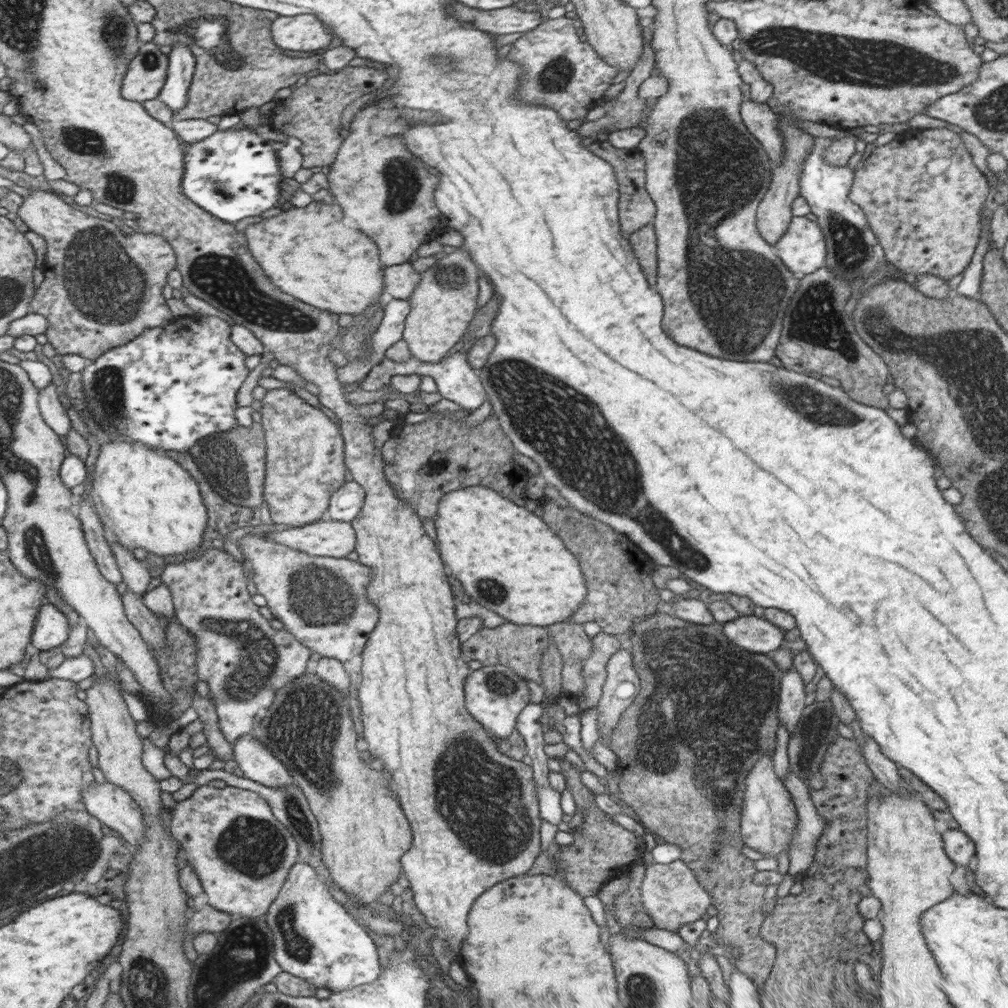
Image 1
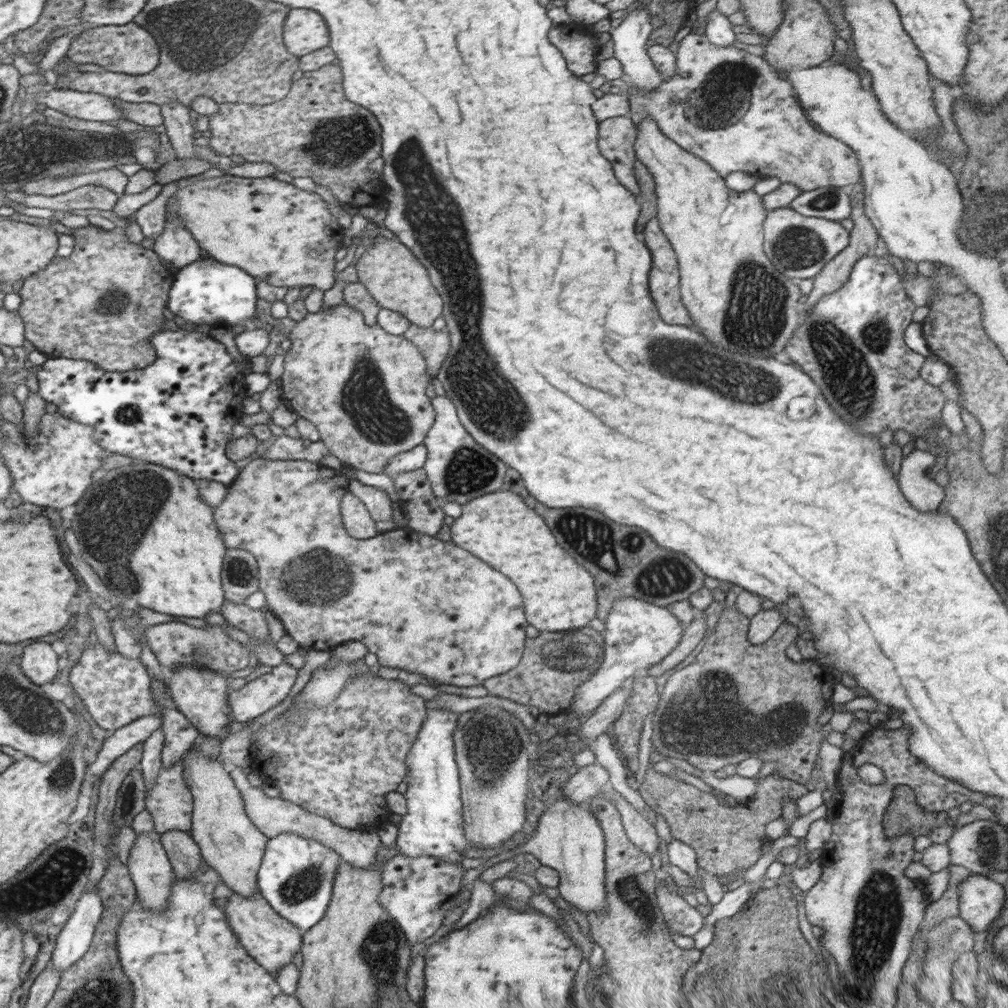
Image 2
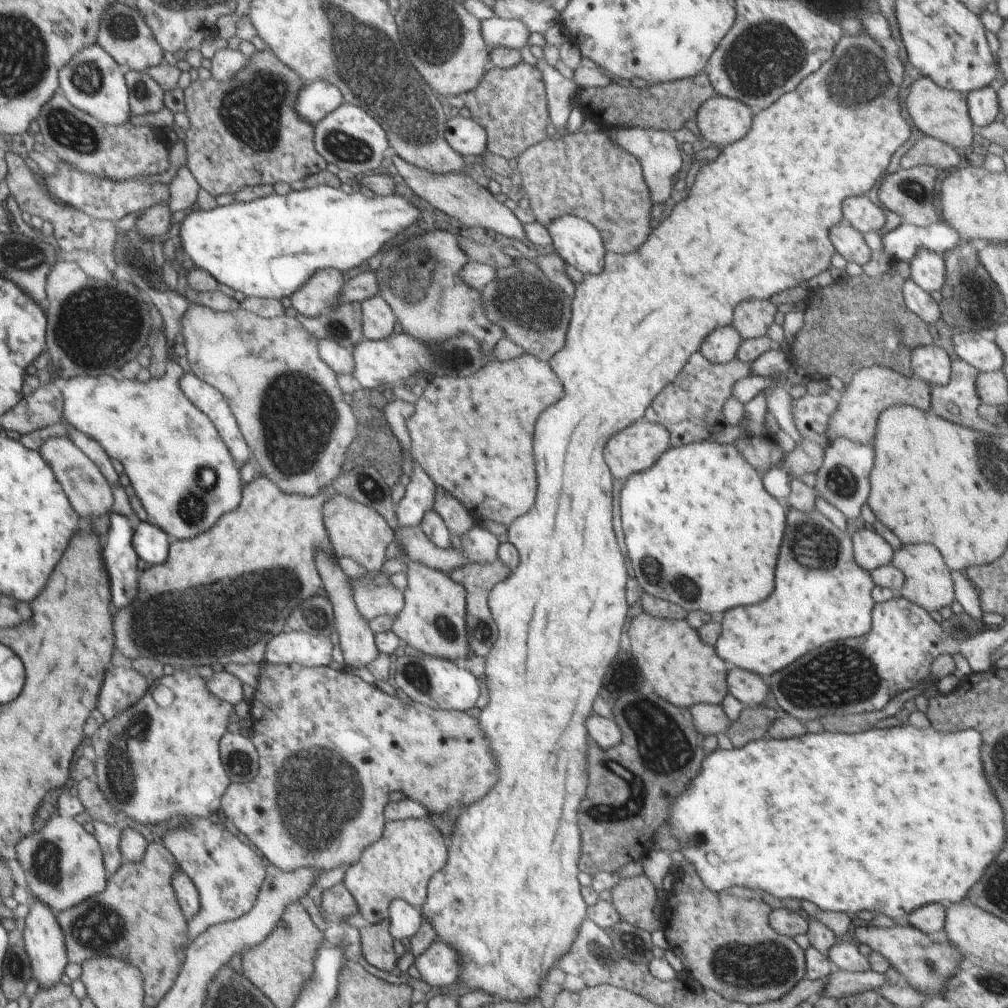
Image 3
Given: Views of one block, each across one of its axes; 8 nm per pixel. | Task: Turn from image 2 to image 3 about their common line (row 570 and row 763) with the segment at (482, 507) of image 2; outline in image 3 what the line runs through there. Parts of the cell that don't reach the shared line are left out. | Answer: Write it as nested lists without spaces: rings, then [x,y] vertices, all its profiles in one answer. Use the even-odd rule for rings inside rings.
[[[861,34],[843,36],[836,46],[834,54],[822,63],[816,72],[809,74],[800,84],[790,92],[777,98],[769,107],[756,112],[748,134],[724,146],[718,157],[708,162],[696,176],[696,182],[690,190],[690,196],[684,198],[674,206],[670,216],[650,232],[648,240],[632,254],[618,254],[607,251],[605,265],[600,274],[585,274],[583,280],[575,285],[575,295],[572,298],[571,321],[568,327],[566,344],[556,356],[550,360],[552,370],[564,384],[564,398],[544,410],[544,414],[536,422],[534,432],[534,460],[538,472],[538,496],[534,508],[520,516],[508,526],[509,542],[512,542],[520,552],[520,564],[516,572],[512,572],[504,582],[496,584],[492,594],[489,594],[490,610],[494,622],[498,624],[498,642],[492,648],[486,660],[486,676],[490,688],[490,702],[480,714],[480,726],[488,734],[492,742],[492,750],[496,758],[500,758],[500,782],[480,802],[462,810],[450,848],[448,848],[448,862],[439,870],[428,886],[428,900],[420,909],[423,918],[426,917],[437,932],[437,939],[451,944],[461,952],[463,971],[459,976],[464,984],[474,990],[485,990],[493,994],[494,1001],[530,1001],[538,998],[543,988],[548,969],[557,964],[557,960],[571,949],[576,938],[580,923],[587,916],[588,905],[581,893],[578,872],[582,869],[582,842],[578,830],[578,808],[582,796],[588,788],[588,732],[586,732],[586,718],[592,714],[592,702],[600,694],[602,680],[606,668],[616,658],[620,650],[622,626],[628,616],[628,602],[626,602],[626,562],[616,542],[612,530],[612,474],[604,462],[602,450],[606,440],[616,432],[624,430],[632,422],[644,418],[648,404],[660,394],[660,390],[670,384],[686,364],[688,356],[700,350],[702,340],[716,330],[718,326],[730,324],[730,314],[742,300],[768,300],[770,296],[796,288],[805,284],[810,278],[832,268],[830,258],[835,253],[834,245],[828,236],[830,226],[844,221],[842,216],[842,200],[848,196],[862,196],[878,182],[886,172],[894,152],[910,138],[910,126],[900,114],[900,94],[894,92],[892,80],[888,78],[886,64],[878,58],[885,53],[874,42],[856,42]]]

